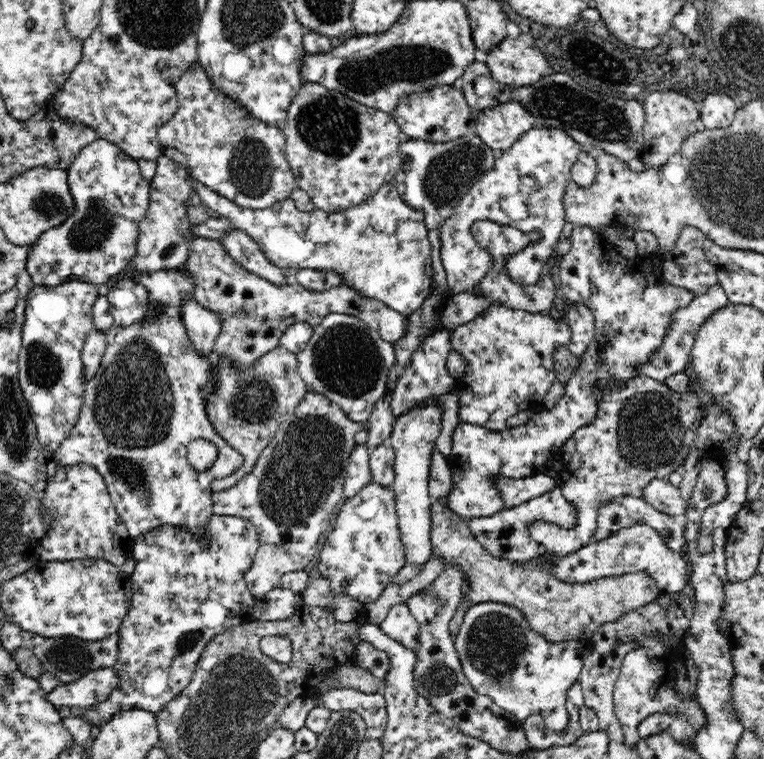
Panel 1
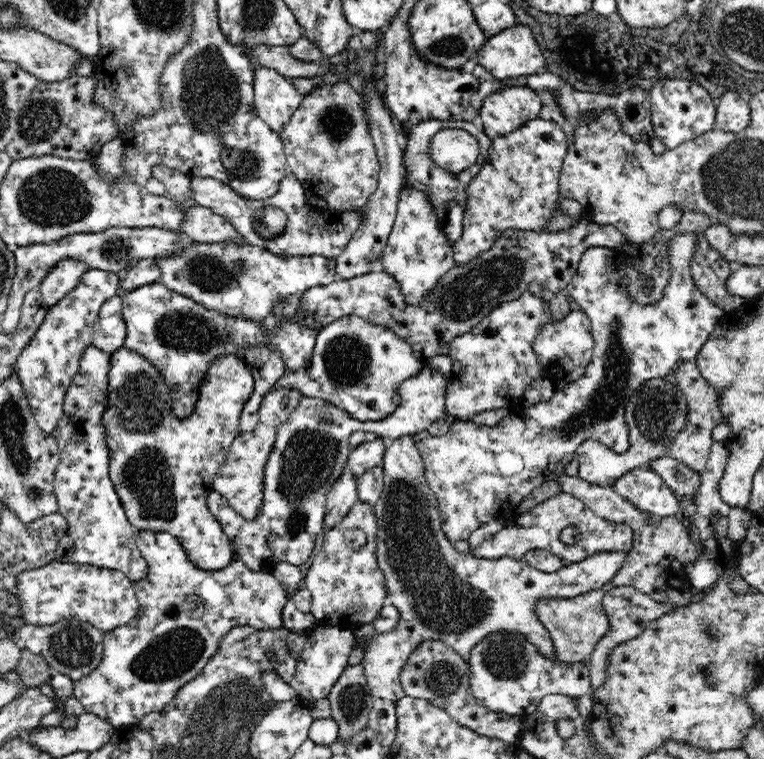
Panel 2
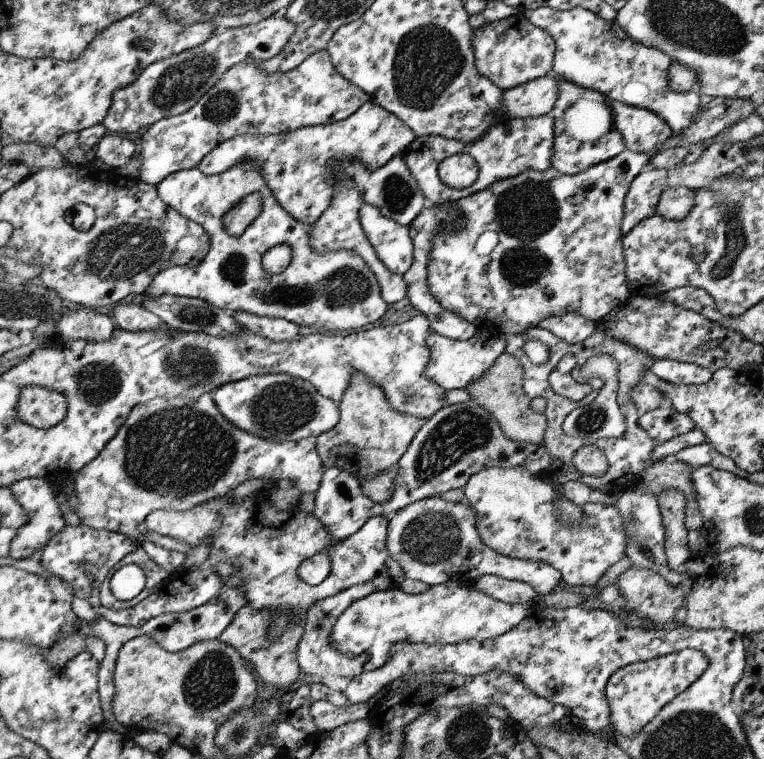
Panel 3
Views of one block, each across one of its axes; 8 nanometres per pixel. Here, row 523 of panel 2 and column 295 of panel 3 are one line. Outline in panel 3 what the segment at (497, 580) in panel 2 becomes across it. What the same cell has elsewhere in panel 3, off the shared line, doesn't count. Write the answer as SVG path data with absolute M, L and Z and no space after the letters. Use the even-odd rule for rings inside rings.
M287 373L260 374L223 384L216 388L213 399L215 408L235 428L273 442L316 437L330 431L338 423L339 411L334 401L324 397L310 382Z

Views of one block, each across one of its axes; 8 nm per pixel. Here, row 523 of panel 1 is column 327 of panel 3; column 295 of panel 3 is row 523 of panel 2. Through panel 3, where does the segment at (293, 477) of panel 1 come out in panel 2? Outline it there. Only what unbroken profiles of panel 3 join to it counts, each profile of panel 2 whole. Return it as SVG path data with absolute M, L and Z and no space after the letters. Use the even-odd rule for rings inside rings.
M425 364L418 374L401 385L398 408L380 421L355 420L348 412L331 403L320 398L305 397L275 436L274 446L263 470L264 498L259 514L254 519L246 519L232 508L220 492L213 491L208 496L208 508L220 522L224 534L228 535L233 554L240 555L252 573L272 574L275 566L282 562L297 567L308 562L316 538L324 528L328 494L348 467L348 463L335 463L338 462L340 446L346 446L350 435L358 431L383 437L387 441L428 431L432 424L447 416L445 399L448 384L446 374Z

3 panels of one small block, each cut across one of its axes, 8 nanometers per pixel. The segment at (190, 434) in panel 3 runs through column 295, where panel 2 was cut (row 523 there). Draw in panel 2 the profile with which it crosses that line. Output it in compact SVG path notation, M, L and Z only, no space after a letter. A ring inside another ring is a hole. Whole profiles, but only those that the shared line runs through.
M687 232L678 234L668 242L671 266L669 283L656 302L643 305L630 295L628 277L620 278L620 249L602 246L587 248L566 288L566 295L580 306L580 313L587 315L591 322L595 345L585 376L557 390L548 401L523 408L519 412L512 410L508 418L497 426L488 427L475 422L456 421L450 424L451 427L444 436L430 436L428 431L413 436L422 455L427 484L438 500L441 528L448 539L452 542L467 541L471 532L496 518L505 506L515 507L533 490L542 486L543 482L556 480L566 472L566 464L572 460L579 444L586 439L597 440L616 454L627 451L627 402L648 380L669 379L674 366L679 364L680 360L695 360L700 347L711 335L719 316L723 313L719 306L704 296L690 276L689 264L696 239L691 232Z

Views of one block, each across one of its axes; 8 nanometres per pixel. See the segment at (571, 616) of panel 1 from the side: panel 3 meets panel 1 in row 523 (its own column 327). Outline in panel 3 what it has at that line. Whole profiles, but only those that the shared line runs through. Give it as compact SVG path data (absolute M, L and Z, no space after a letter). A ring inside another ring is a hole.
M351 372L350 384L337 402L338 423L330 431L316 436L315 452L322 460L323 468L332 471L345 470L359 483L361 494L370 502L381 503L391 498L393 478L397 462L403 456L413 435L425 420L401 412L395 412L383 390L371 384L361 372Z

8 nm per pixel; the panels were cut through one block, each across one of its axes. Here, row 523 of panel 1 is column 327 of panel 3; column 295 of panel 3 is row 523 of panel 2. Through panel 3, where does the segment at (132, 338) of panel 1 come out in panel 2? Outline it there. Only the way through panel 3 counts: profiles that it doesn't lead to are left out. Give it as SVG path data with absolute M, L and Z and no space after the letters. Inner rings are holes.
M124 345L117 348L116 352L112 352L110 355L110 366L110 372L108 372L108 401L104 407L104 412L102 412L102 418L100 418L100 427L104 429L104 442L109 452L108 470L112 489L120 498L120 504L123 505L124 514L127 516L128 522L137 532L168 532L176 536L185 548L190 562L204 570L215 571L228 566L234 555L232 543L230 543L228 535L224 534L218 519L214 517L212 511L208 508L207 499L209 494L213 492L213 480L216 478L216 472L220 470L220 466L225 462L226 456L223 454L223 450L227 449L232 444L232 441L242 433L239 420L243 402L248 400L248 396L252 396L252 390L254 390L255 382L252 381L252 373L248 372L244 363L240 363L238 358L233 355L216 357L214 362L211 363L211 367L208 368L206 376L204 376L204 382L200 384L199 399L195 400L195 407L191 410L192 414L181 419L180 416L177 416L172 411L173 392L170 392L169 385L165 383L165 378L162 376L161 371L156 366L153 366L150 360L146 360L138 352L133 352Z

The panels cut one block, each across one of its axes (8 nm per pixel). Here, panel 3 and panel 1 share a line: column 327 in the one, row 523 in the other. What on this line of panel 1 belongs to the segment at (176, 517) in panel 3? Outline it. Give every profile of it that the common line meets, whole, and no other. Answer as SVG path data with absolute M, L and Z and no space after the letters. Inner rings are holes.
M636 375L624 380L619 387L613 388L608 380L599 380L598 410L594 424L578 428L573 437L576 439L576 450L572 459L561 467L556 479L556 486L562 492L566 503L575 508L575 523L571 527L562 527L554 522L544 524L540 520L530 524L530 534L543 550L555 555L565 556L576 552L586 543L592 541L593 532L598 527L598 510L619 497L633 495L643 497L643 491L649 482L659 477L666 479L671 472L681 470L697 435L696 416L705 399L693 391L690 393L674 392L664 382Z

